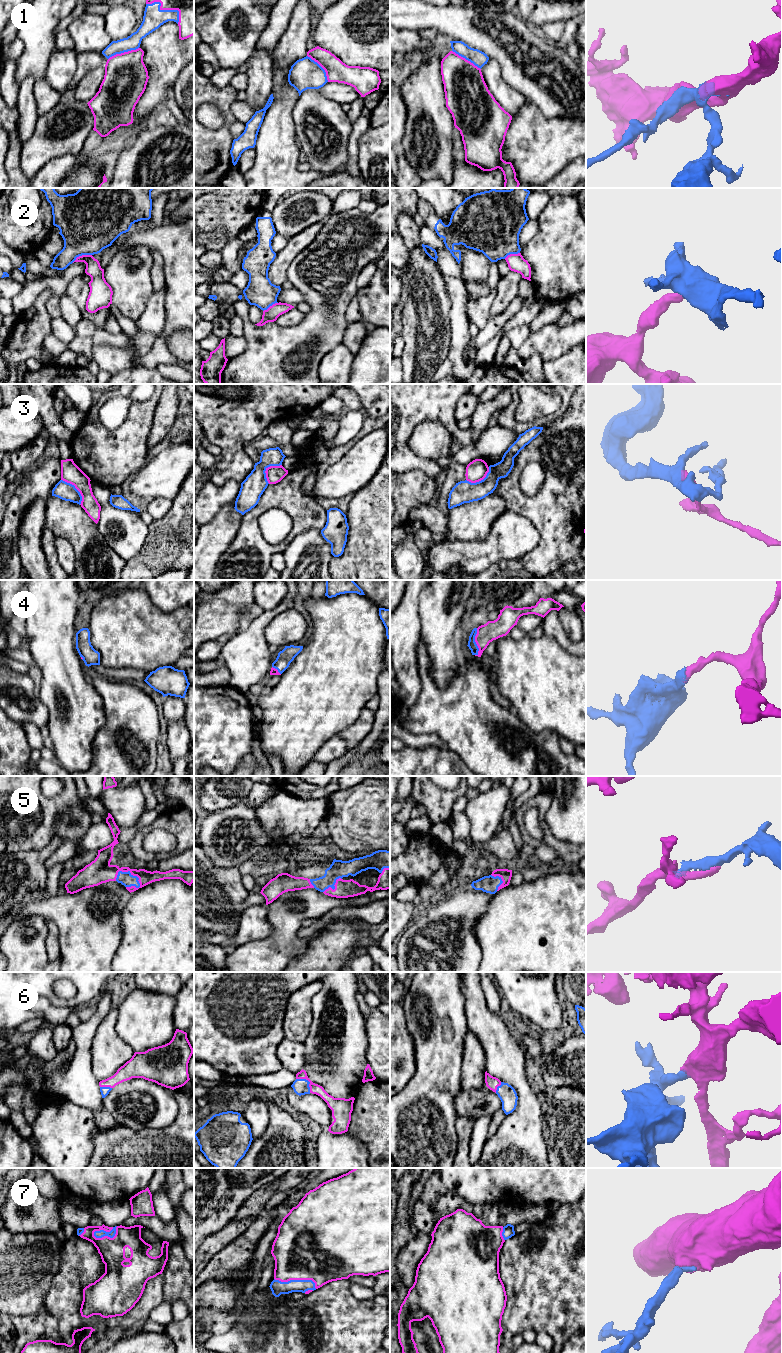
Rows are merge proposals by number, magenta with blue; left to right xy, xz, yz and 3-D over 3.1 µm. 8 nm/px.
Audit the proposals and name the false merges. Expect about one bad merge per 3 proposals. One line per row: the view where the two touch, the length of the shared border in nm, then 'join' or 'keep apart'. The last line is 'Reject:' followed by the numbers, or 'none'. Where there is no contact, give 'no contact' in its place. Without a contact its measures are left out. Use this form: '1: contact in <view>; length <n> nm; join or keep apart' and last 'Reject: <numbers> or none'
1: contact in xy; length 300 nm; join
2: contact in xy; length 170 nm; keep apart
3: contact in xy; length 260 nm; keep apart
4: contact in yz; length 220 nm; join
5: contact in xy; length 220 nm; join
6: contact in xz; length 170 nm; join
7: contact in xy; length 220 nm; join
Reject: 2, 3

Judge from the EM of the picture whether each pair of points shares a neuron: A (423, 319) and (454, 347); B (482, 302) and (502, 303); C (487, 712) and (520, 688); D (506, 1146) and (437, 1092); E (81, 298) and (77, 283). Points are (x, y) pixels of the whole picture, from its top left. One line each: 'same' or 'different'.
A: different
B: different
C: different
D: different
E: same

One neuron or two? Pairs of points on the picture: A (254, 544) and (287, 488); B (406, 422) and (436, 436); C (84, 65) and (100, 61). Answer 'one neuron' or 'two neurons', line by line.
A: one neuron
B: two neurons
C: one neuron

